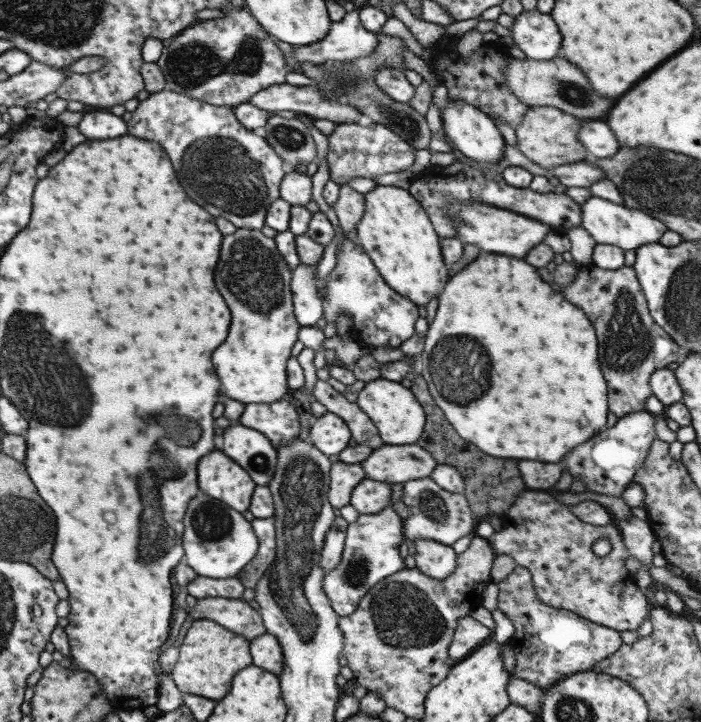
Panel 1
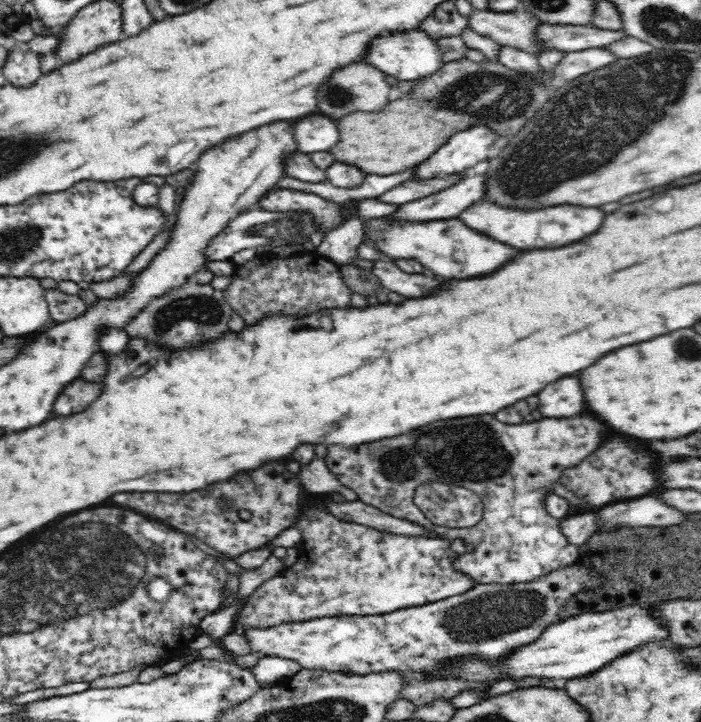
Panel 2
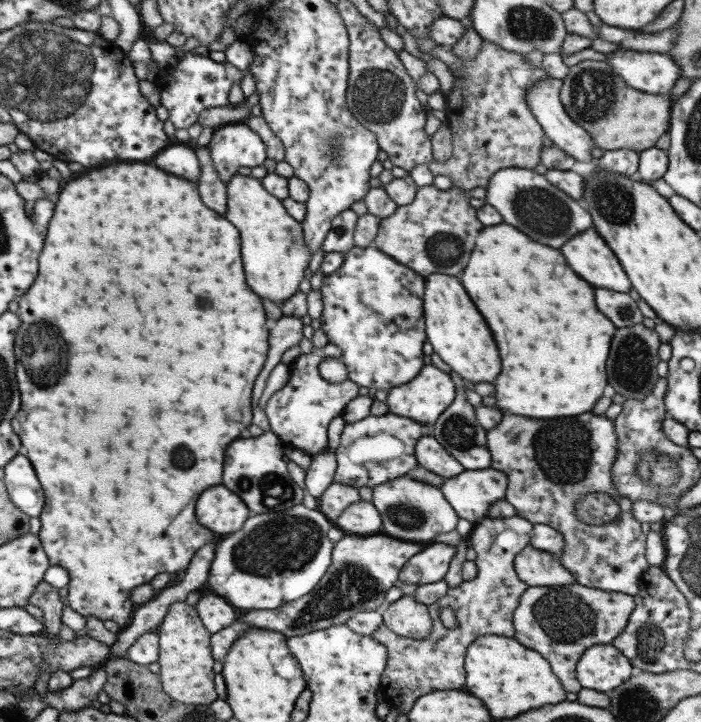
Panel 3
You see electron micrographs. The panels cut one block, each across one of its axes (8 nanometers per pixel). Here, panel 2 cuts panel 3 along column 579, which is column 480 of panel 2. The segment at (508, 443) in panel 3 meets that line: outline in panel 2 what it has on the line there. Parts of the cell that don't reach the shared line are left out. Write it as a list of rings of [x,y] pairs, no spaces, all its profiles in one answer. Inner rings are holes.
[[[478,414],[470,418],[440,420],[410,434],[398,438],[388,438],[372,442],[368,446],[330,446],[324,462],[338,481],[356,492],[359,501],[375,506],[380,511],[442,535],[442,538],[453,540],[459,538],[475,547],[474,554],[463,554],[454,561],[456,571],[460,571],[476,584],[514,584],[532,582],[540,576],[546,576],[572,566],[580,561],[579,546],[572,545],[561,531],[561,520],[554,519],[545,510],[546,498],[553,493],[553,486],[562,482],[567,468],[579,465],[598,448],[604,436],[604,424],[594,416],[576,416],[576,418],[542,418],[530,423],[506,424],[494,415]],[[442,481],[456,484],[474,491],[484,506],[483,520],[476,526],[468,528],[450,528],[434,525],[414,505],[413,499],[418,486],[428,482]]]

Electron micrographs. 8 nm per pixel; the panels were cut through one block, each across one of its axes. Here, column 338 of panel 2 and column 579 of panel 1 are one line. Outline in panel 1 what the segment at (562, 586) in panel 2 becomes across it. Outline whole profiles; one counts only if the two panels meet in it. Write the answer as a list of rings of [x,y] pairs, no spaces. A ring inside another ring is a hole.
[[[517,566],[508,577],[497,583],[497,607],[512,621],[515,633],[508,640],[516,659],[515,676],[545,690],[559,681],[593,666],[614,654],[622,645],[618,630],[600,626],[576,613],[542,604],[537,599],[531,572]]]

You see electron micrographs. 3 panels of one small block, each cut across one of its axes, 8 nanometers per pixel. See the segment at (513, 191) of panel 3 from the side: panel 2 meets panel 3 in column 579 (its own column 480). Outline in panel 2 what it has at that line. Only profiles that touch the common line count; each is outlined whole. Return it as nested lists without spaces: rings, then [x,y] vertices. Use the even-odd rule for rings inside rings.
[[[481,201],[466,207],[458,217],[468,228],[482,232],[490,238],[496,238],[498,242],[504,242],[520,250],[532,250],[532,248],[558,248],[570,242],[578,242],[588,234],[594,234],[604,220],[604,212],[598,208],[568,204],[550,206],[544,210],[516,210],[492,204],[492,201]]]

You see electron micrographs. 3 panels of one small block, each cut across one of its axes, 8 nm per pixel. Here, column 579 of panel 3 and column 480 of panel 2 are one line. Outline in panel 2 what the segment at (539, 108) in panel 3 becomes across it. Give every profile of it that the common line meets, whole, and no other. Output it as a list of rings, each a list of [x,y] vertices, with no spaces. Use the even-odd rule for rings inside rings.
[[[480,125],[455,132],[444,146],[440,146],[426,160],[414,167],[412,179],[422,181],[434,177],[460,174],[466,168],[486,160],[498,139],[494,129]]]

